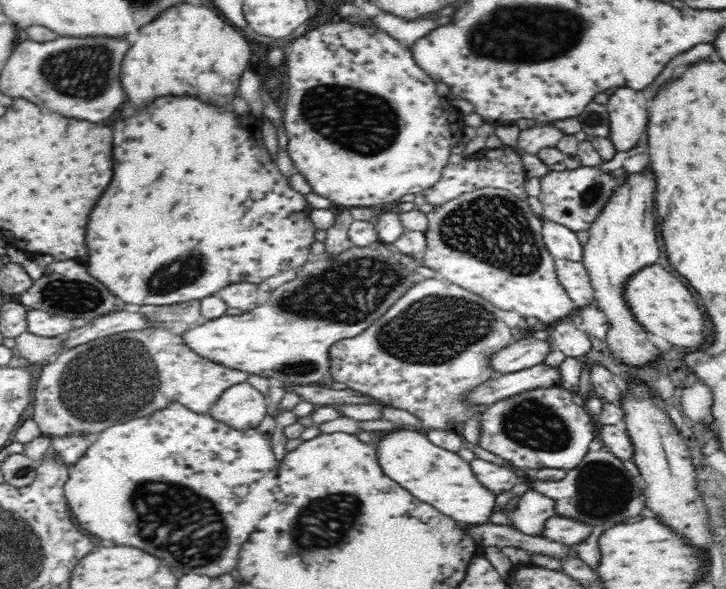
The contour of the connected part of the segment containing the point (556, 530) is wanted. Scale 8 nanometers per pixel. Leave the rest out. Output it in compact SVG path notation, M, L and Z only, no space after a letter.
M555 514L544 522L544 530L538 535L560 544L576 546L584 543L584 540L590 536L592 528L593 526L588 523Z

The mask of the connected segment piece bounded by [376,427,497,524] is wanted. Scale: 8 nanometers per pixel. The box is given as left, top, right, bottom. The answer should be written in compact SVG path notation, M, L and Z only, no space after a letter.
M407 427L390 430L376 444L376 452L384 474L412 492L412 496L432 505L457 523L486 524L490 515L497 510L497 506L494 506L496 495L476 479L469 461L435 445L422 430Z

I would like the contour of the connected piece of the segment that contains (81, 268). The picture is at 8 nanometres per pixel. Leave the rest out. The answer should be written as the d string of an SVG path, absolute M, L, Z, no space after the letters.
M85 258L54 261L46 266L42 277L33 282L26 292L20 293L20 302L29 309L45 310L70 320L81 318L86 322L118 310L116 297L110 294L104 283L86 271Z

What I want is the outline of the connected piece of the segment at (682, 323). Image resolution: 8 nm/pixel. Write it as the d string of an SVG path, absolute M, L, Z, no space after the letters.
M658 263L644 266L638 272L634 272L626 280L622 295L637 323L648 332L665 338L670 344L676 344L676 346L698 348L700 344L704 344L706 320L694 300L694 294L688 290L684 282L678 280Z

